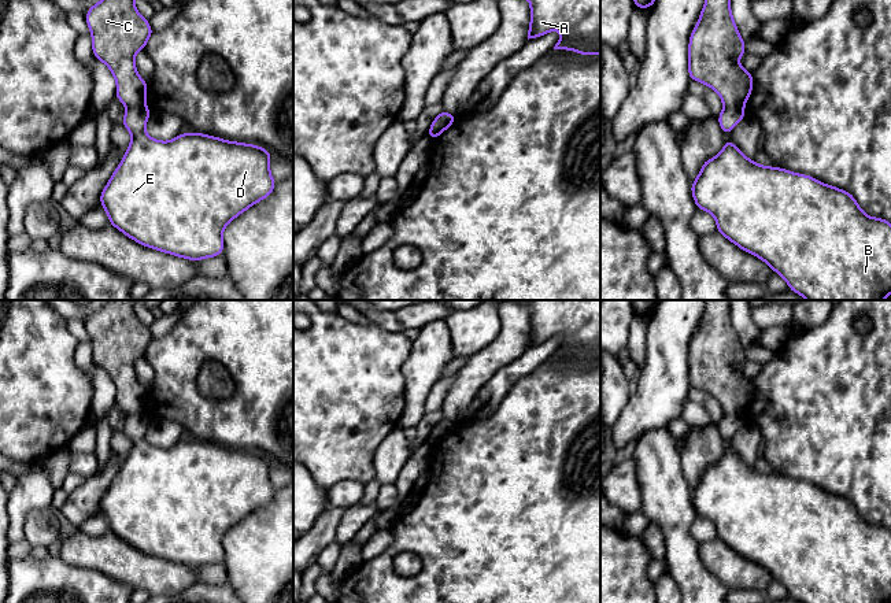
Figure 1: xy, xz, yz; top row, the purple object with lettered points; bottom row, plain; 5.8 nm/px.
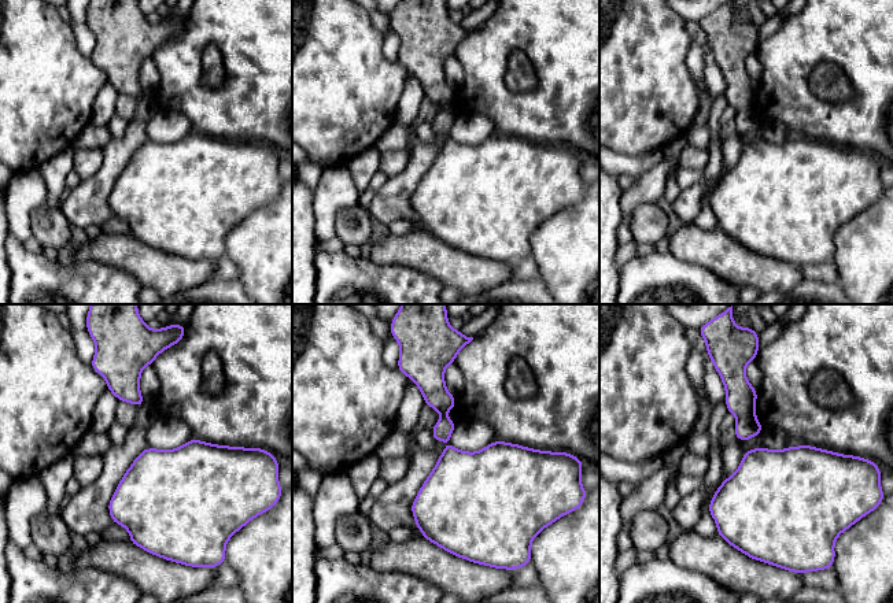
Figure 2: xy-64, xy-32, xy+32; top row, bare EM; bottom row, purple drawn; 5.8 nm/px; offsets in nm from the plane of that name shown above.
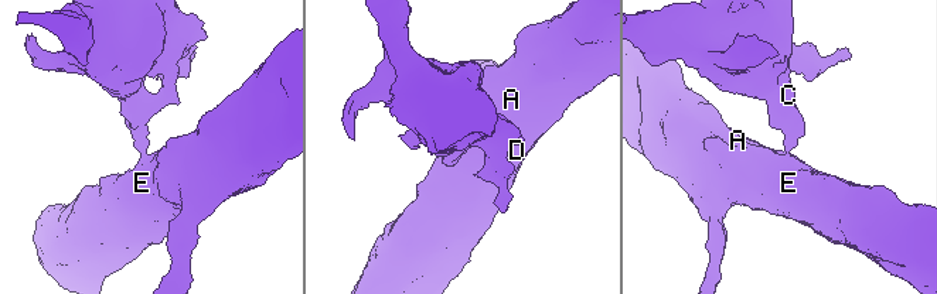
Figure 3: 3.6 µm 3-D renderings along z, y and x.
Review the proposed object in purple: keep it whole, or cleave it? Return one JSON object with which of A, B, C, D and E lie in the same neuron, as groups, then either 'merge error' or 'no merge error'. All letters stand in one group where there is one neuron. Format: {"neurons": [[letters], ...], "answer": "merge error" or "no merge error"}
{"neurons": [["A", "B", "D", "E"], ["C"]], "answer": "merge error"}

